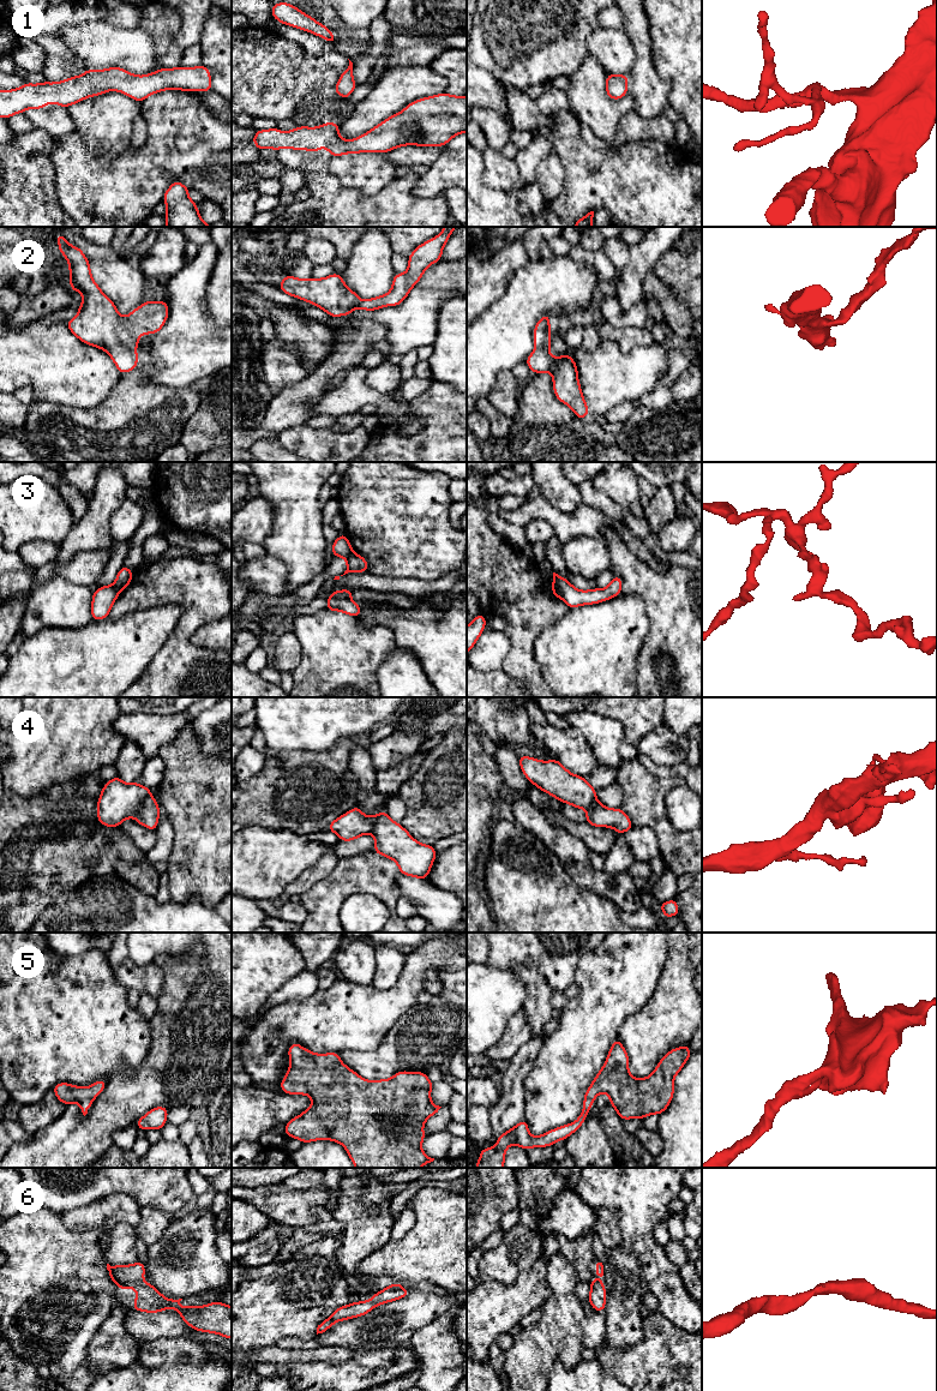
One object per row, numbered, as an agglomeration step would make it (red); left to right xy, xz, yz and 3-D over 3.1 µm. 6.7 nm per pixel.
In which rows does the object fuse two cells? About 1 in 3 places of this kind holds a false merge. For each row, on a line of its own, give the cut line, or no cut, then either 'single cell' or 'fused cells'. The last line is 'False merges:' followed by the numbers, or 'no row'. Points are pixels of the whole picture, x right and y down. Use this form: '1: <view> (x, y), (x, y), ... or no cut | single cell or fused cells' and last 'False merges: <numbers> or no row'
1: no cut | single cell
2: no cut | single cell
3: yz (553, 580), (562, 598) | fused cells
4: xy (150, 795), (136, 814) | fused cells
5: no cut | single cell
6: no cut | single cell
False merges: 3, 4

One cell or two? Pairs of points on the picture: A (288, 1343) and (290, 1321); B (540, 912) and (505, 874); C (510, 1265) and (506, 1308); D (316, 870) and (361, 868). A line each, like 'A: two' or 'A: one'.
A: two
B: one
C: two
D: two

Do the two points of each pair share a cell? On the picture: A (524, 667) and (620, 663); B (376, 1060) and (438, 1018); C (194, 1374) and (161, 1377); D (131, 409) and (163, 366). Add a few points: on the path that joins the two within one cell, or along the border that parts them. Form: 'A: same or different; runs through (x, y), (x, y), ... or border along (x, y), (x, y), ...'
A: different; border along (535, 639), (534, 659), (546, 684)
B: same; runs through (391, 1055), (412, 1044), (422, 1033)
C: same; runs through (186, 1377), (169, 1377)
D: different; border along (152, 364), (151, 378), (156, 383), (179, 389)

